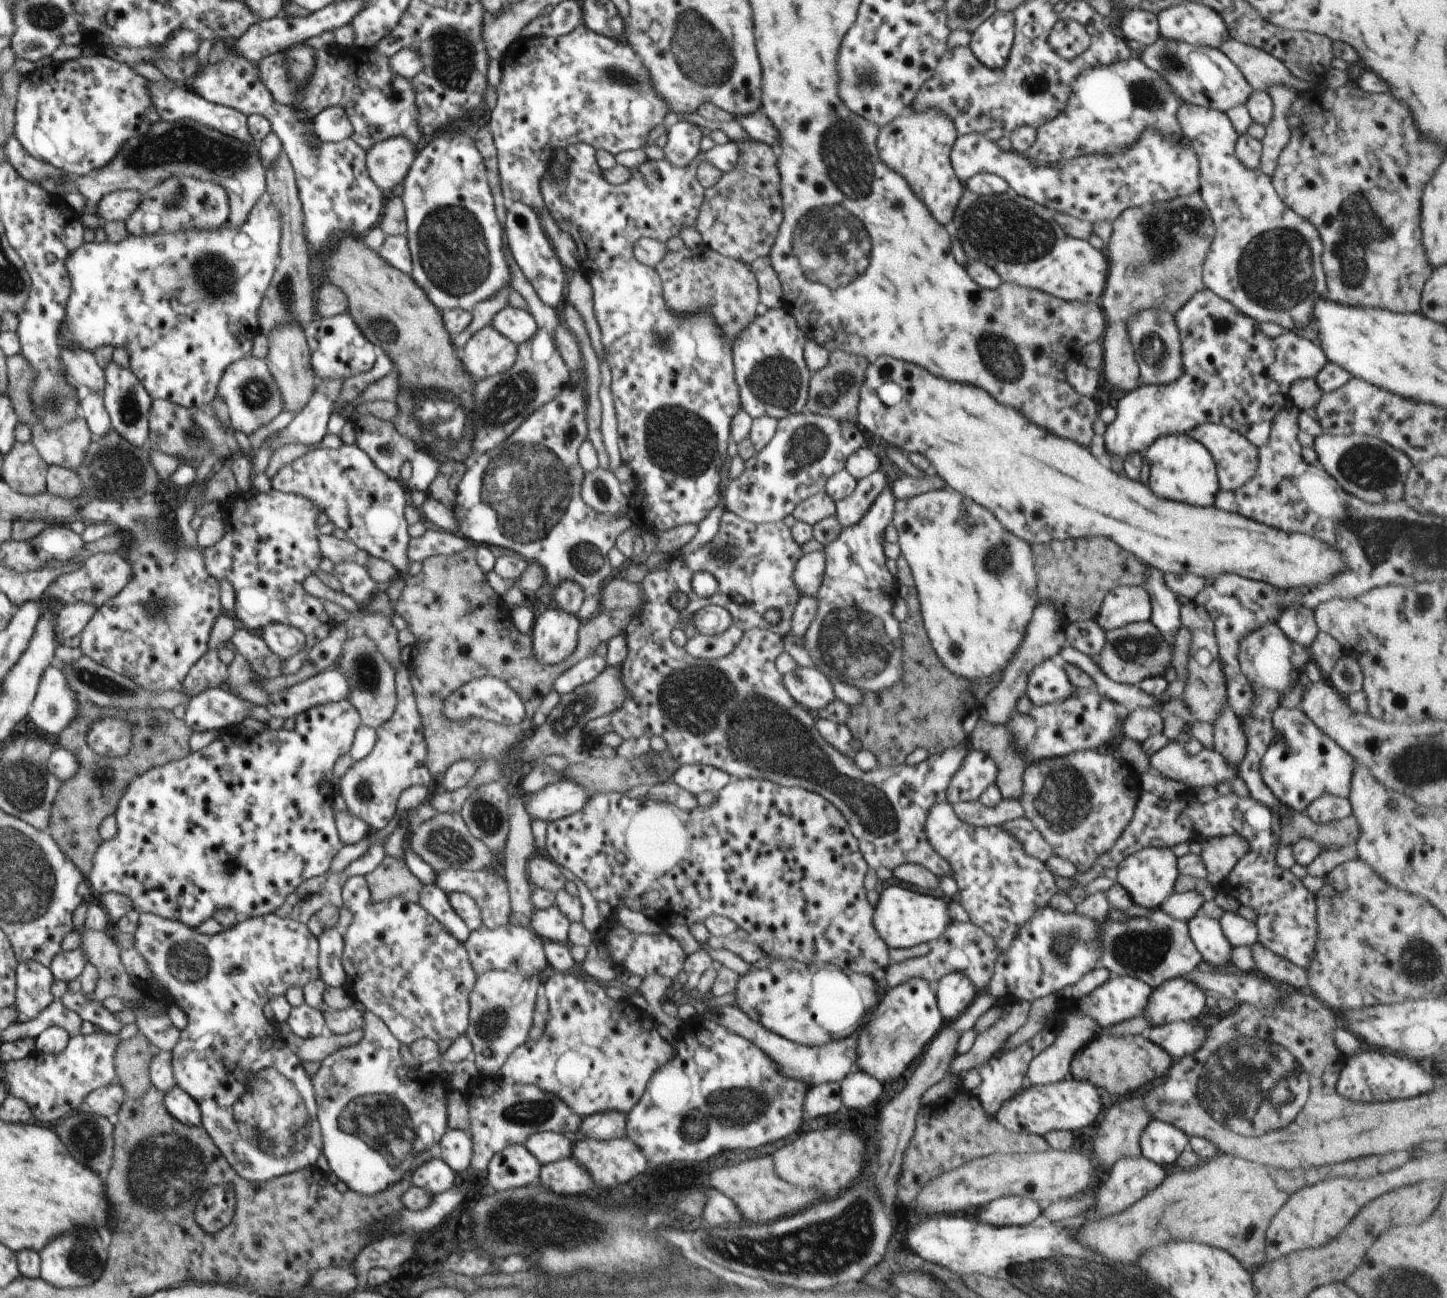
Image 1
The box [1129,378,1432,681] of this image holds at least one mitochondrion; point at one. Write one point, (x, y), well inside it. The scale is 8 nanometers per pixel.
(1369, 467)

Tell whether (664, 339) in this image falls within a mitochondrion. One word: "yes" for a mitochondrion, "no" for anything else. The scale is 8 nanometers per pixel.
yes

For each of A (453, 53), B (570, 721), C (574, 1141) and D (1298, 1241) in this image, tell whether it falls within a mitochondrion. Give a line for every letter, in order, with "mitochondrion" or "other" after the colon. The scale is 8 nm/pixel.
A: mitochondrion
B: mitochondrion
C: other
D: other

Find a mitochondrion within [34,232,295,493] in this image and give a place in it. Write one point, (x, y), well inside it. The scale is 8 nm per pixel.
(219, 268)

